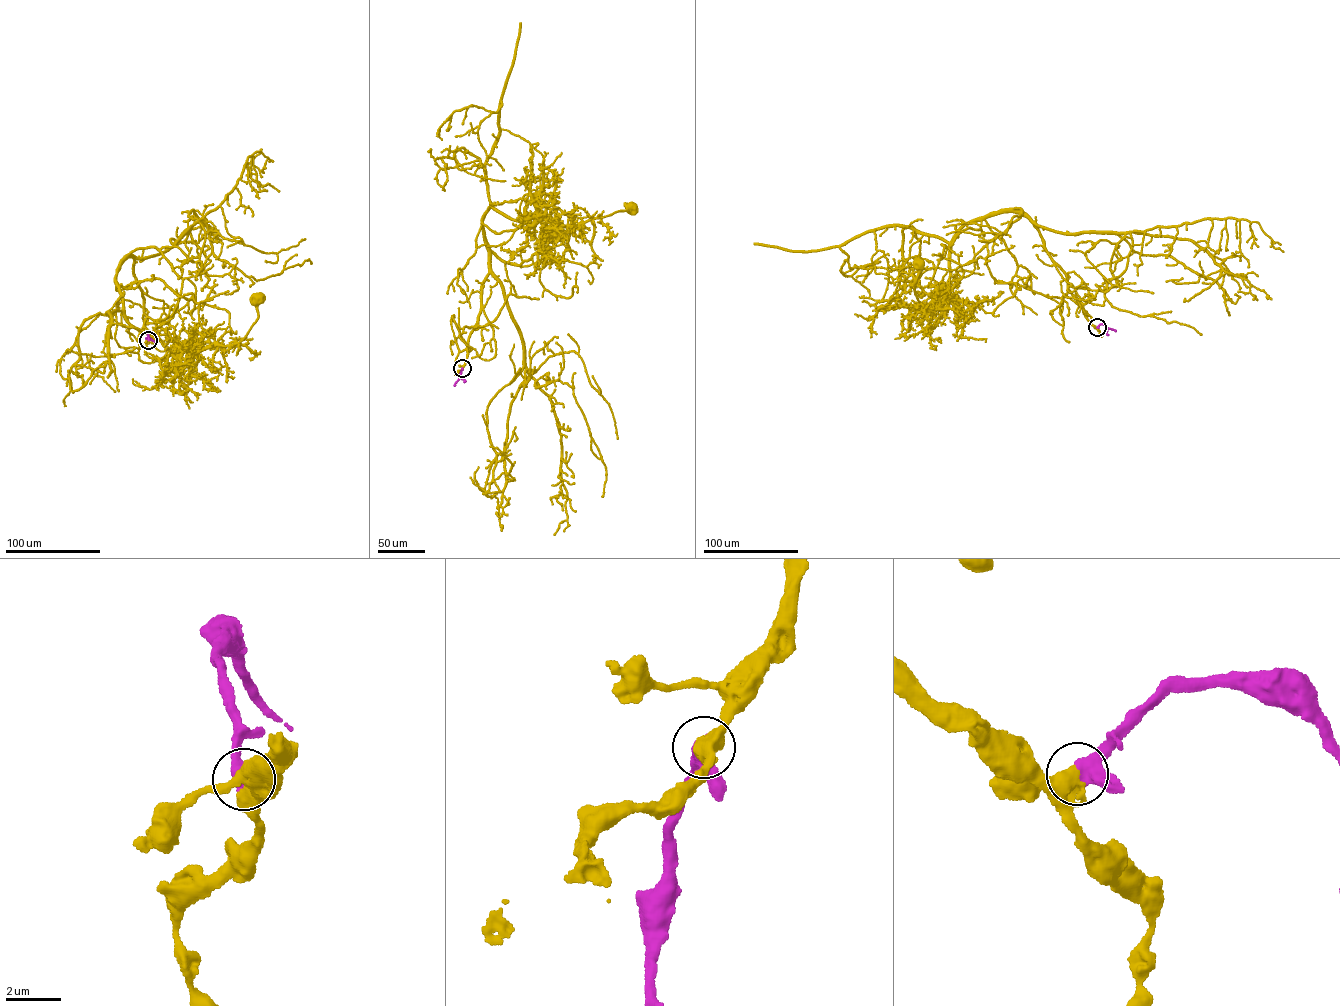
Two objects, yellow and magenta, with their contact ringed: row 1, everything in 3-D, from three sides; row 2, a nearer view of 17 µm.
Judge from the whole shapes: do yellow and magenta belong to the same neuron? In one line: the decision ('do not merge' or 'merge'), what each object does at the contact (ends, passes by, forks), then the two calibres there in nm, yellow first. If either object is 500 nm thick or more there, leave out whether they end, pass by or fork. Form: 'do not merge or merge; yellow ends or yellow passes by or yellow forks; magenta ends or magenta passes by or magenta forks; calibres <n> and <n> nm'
merge; calibres 550 and 460 nm

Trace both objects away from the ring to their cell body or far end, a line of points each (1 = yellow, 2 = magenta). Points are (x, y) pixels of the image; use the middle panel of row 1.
1: (462, 368), (489, 269), (485, 164), (501, 102), (495, 113), (474, 106), (454, 111), (439, 128), (441, 140)
2: (462, 368), (454, 385)

